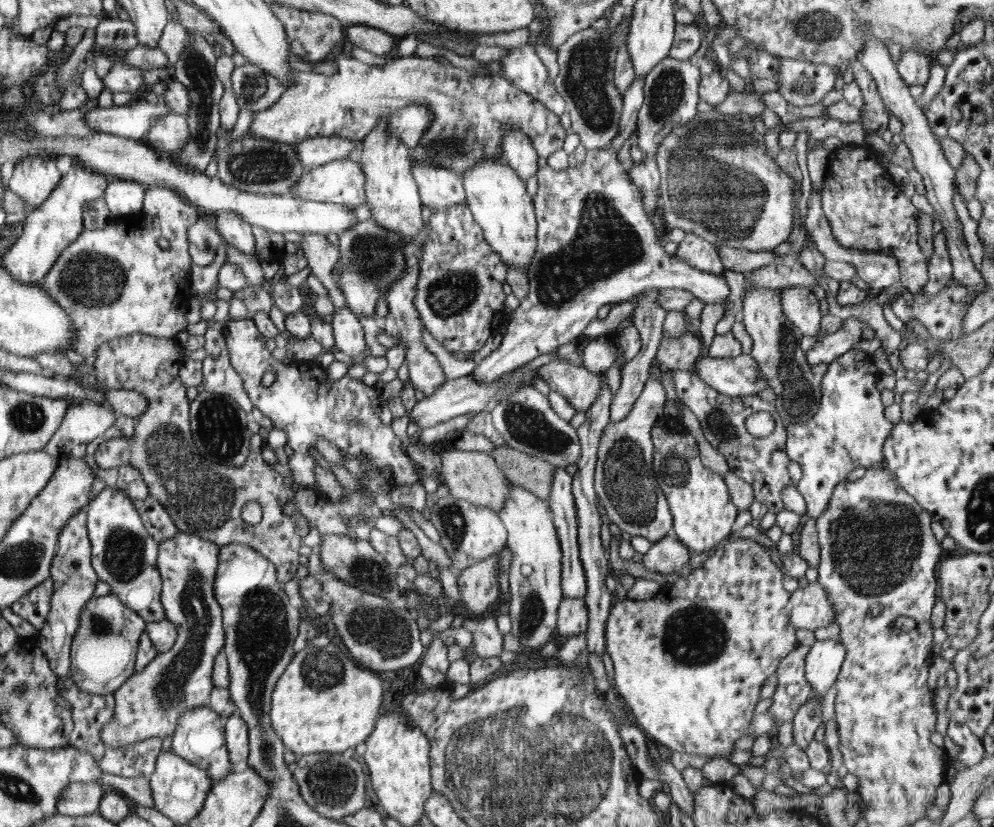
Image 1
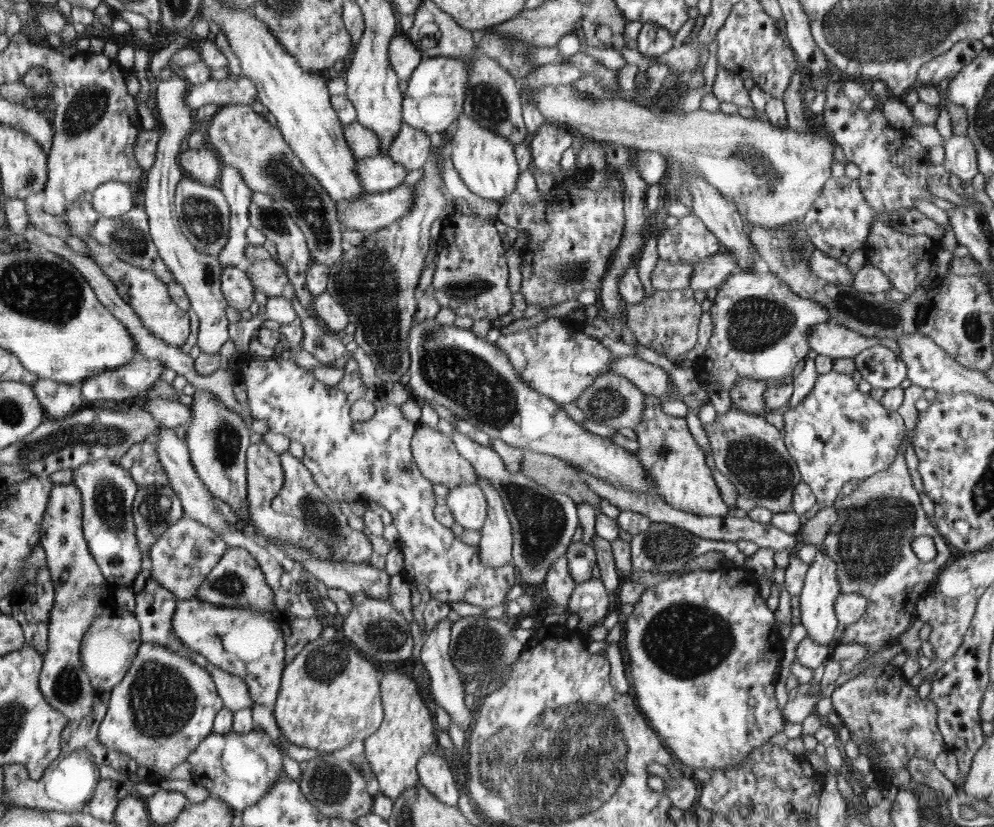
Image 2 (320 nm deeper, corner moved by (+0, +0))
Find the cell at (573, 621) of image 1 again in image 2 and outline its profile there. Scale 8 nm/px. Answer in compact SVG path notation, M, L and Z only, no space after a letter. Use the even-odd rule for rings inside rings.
M567 555L559 556L548 569L544 587L558 606L568 606L570 595L577 585L567 567Z

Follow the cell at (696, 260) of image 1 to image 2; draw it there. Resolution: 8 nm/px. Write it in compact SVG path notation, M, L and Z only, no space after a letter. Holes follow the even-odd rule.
M693 213L680 218L673 228L660 232L657 240L659 258L686 261L695 266L699 260L714 256L720 250L719 240Z

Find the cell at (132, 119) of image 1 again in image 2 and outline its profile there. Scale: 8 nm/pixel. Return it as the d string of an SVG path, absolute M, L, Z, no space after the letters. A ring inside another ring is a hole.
M246 75L231 77L222 81L207 80L202 84L189 84L185 101L191 108L202 108L216 104L219 108L232 104L251 105L257 100L255 82Z

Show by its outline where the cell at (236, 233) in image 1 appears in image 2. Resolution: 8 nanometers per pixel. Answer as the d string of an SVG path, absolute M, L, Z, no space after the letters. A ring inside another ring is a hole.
M271 259L267 260L248 260L248 266L244 269L246 276L254 288L261 290L268 297L281 296L292 301L295 290L289 282L284 267L276 264Z

